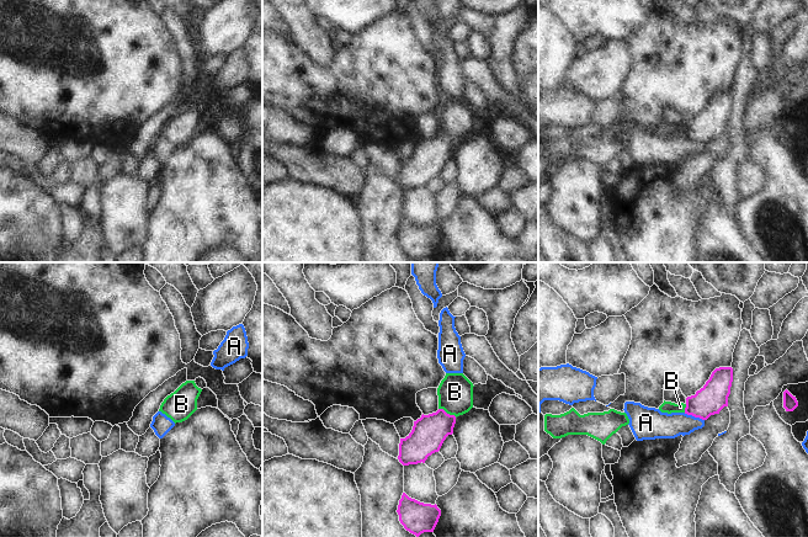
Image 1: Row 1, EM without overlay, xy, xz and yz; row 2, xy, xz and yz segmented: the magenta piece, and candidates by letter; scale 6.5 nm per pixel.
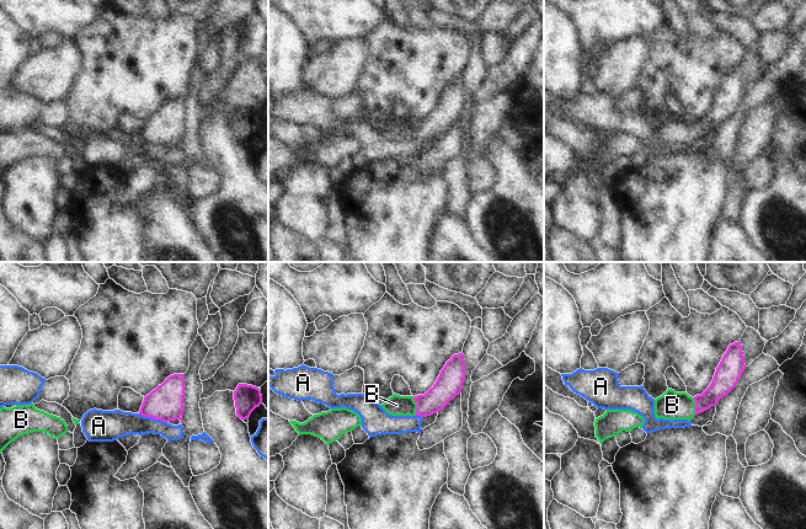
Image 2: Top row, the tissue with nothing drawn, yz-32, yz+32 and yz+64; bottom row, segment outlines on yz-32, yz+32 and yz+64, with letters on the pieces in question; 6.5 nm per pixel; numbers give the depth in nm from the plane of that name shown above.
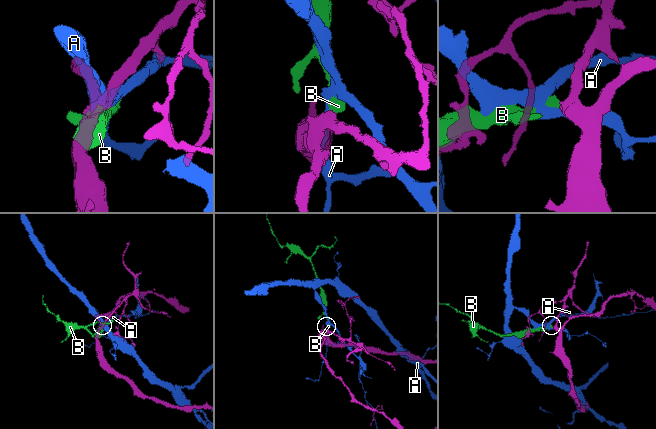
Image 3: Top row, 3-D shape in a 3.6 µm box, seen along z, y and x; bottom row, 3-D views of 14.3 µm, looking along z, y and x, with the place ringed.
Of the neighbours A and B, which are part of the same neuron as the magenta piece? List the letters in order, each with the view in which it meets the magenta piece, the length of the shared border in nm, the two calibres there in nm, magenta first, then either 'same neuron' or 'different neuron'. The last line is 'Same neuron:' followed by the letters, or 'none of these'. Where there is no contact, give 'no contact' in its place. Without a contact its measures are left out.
A: yz | 140 nm | 190/180 nm | different neuron
B: xz | 130 nm | 220/220 nm | same neuron
Same neuron: B

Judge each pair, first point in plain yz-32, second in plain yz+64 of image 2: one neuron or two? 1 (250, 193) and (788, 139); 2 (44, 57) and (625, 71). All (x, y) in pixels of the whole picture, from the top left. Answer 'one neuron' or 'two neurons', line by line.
1: two neurons
2: one neuron

